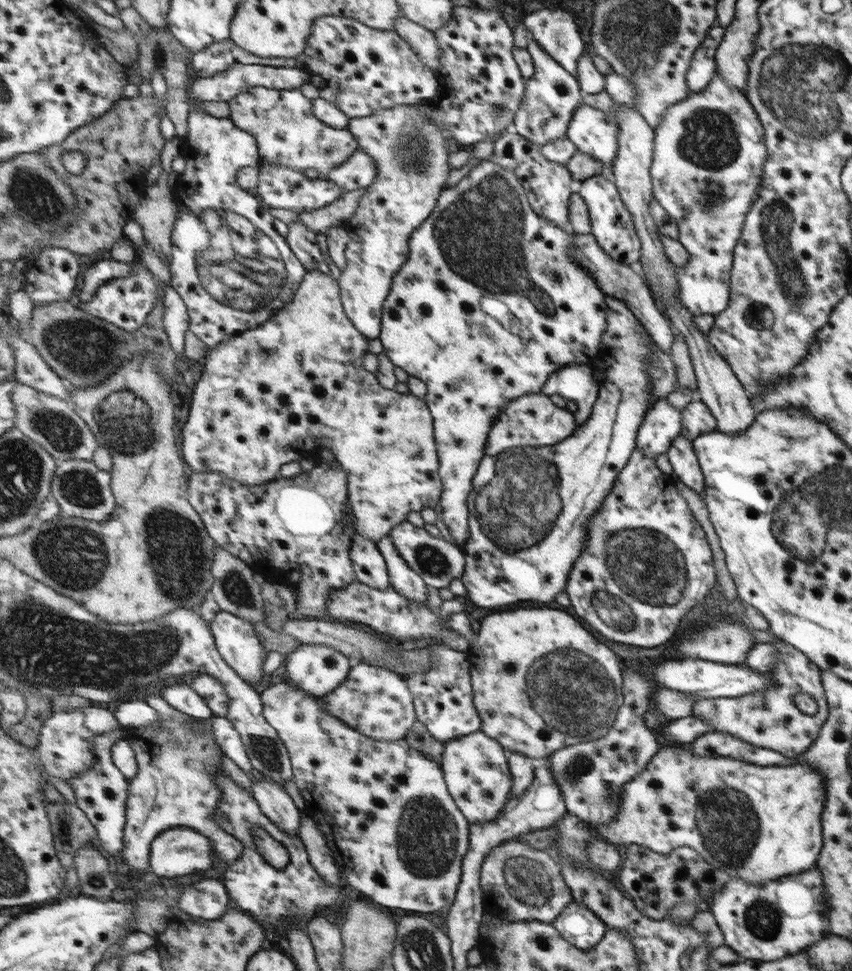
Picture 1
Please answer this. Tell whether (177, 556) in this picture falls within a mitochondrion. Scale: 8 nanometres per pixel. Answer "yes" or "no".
yes

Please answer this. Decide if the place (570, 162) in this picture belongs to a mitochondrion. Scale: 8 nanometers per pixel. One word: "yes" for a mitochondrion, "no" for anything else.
no

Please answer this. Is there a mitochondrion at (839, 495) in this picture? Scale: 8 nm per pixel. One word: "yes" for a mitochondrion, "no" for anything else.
yes

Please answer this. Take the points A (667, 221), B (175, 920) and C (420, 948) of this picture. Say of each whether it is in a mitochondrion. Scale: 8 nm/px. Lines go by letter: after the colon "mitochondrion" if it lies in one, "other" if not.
A: other
B: other
C: mitochondrion

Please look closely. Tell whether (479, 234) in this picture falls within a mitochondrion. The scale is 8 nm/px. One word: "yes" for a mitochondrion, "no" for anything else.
yes

